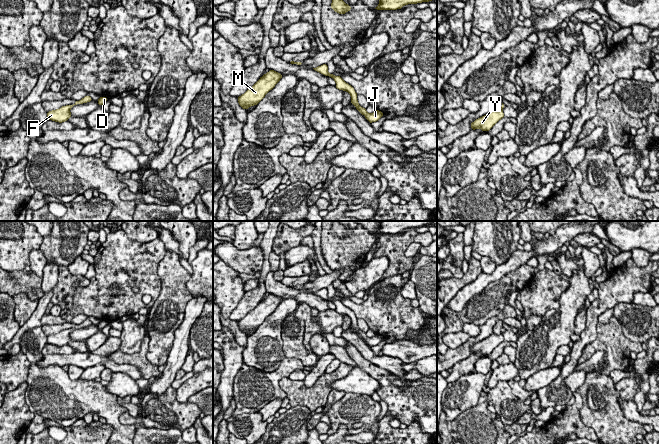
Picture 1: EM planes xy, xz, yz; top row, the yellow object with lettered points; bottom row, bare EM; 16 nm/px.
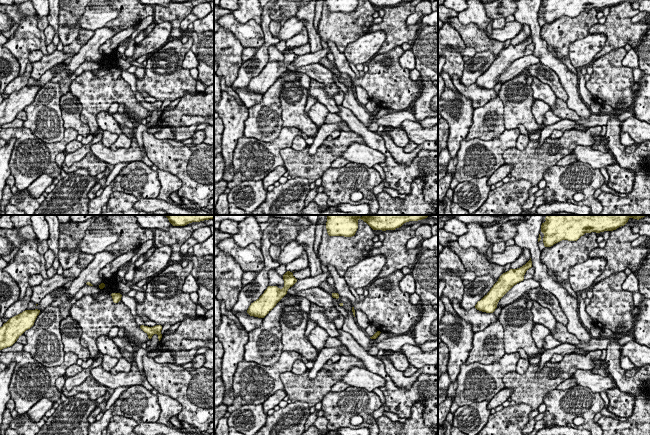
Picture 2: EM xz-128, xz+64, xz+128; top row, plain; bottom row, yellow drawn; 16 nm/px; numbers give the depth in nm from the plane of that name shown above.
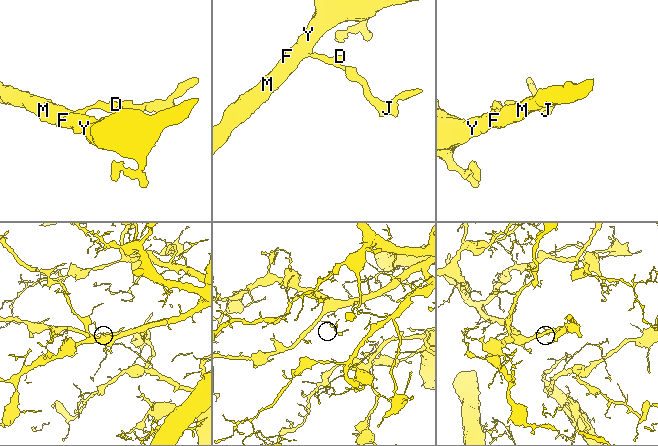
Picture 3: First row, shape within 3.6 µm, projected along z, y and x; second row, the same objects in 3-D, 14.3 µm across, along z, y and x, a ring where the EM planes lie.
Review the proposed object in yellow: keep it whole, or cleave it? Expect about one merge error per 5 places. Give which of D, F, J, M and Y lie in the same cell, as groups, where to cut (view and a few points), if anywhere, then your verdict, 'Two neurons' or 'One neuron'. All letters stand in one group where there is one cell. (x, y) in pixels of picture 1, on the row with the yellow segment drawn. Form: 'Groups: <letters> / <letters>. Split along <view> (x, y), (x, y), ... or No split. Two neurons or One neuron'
Groups: D F J M Y. No split. One neuron

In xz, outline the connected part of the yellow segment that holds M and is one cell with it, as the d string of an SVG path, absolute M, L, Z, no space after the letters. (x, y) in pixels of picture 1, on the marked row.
M274 70L264 74L243 95L238 97L240 107L247 110L249 107L257 105L281 78L282 75Z

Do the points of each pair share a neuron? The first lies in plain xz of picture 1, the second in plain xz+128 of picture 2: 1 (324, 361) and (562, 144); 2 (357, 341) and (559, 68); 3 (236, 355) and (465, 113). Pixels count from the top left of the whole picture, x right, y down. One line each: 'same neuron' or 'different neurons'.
1: different neurons
2: same neuron
3: same neuron

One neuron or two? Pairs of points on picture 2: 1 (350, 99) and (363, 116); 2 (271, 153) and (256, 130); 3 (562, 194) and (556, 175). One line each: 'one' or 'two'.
1: one
2: two
3: one

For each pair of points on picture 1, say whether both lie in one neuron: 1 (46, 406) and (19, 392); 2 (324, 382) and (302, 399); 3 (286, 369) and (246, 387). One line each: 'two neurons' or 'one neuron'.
1: two neurons
2: one neuron
3: one neuron

